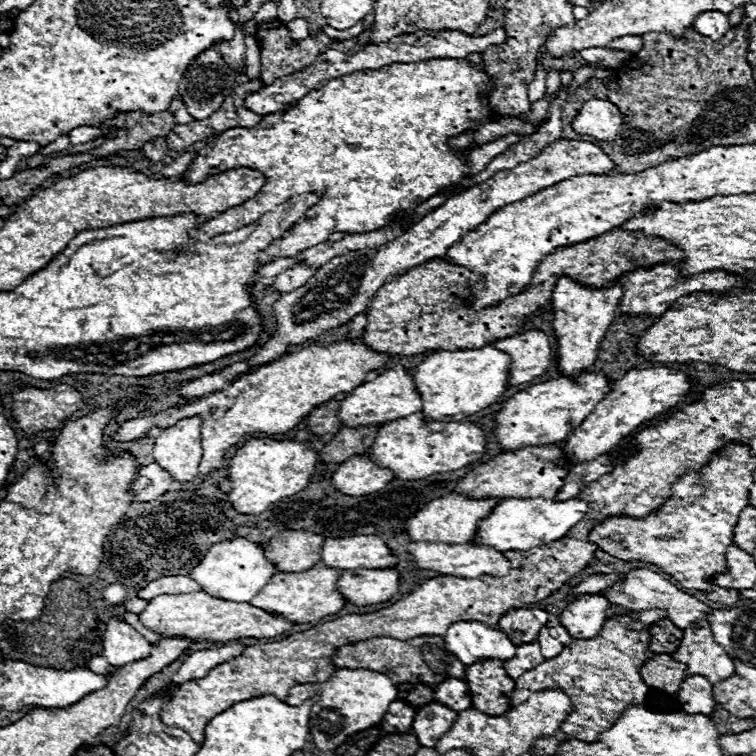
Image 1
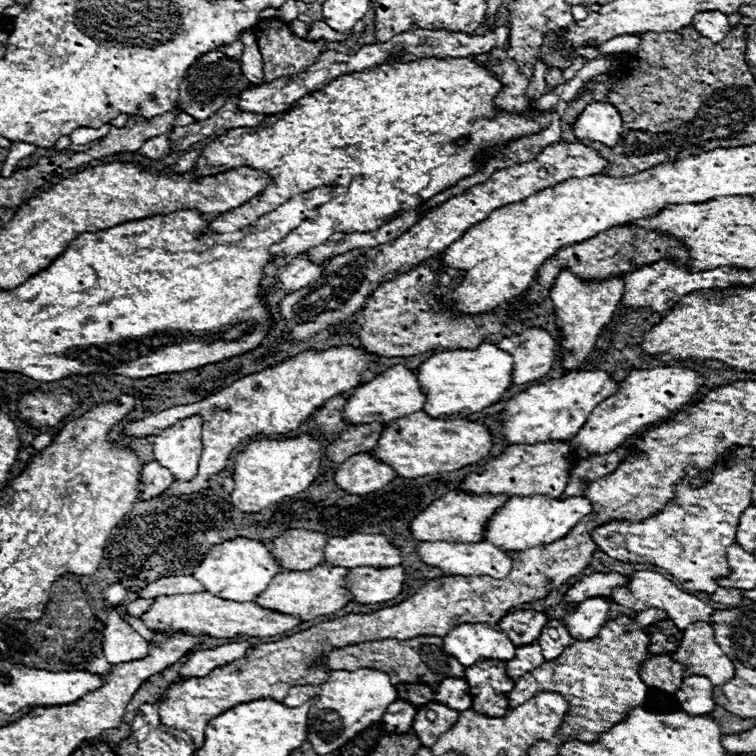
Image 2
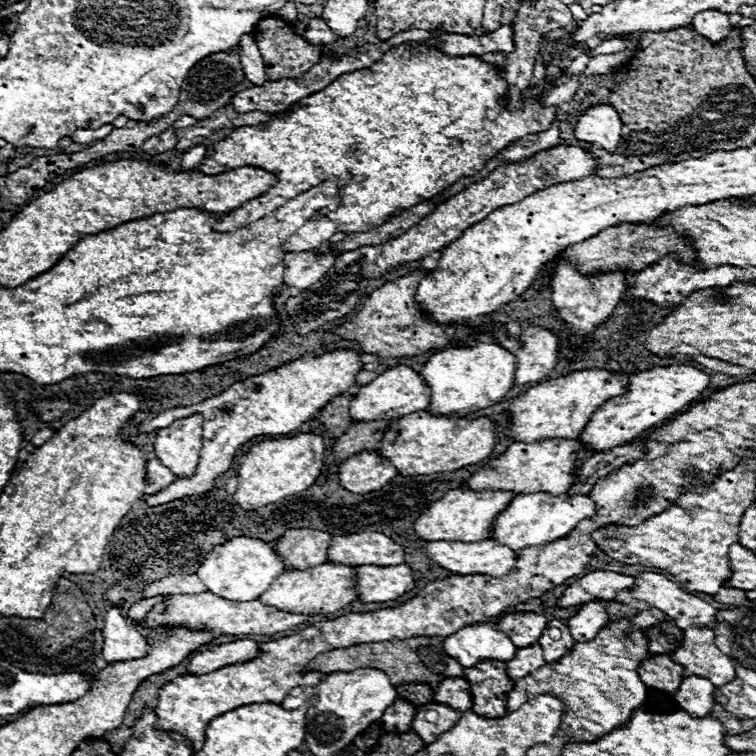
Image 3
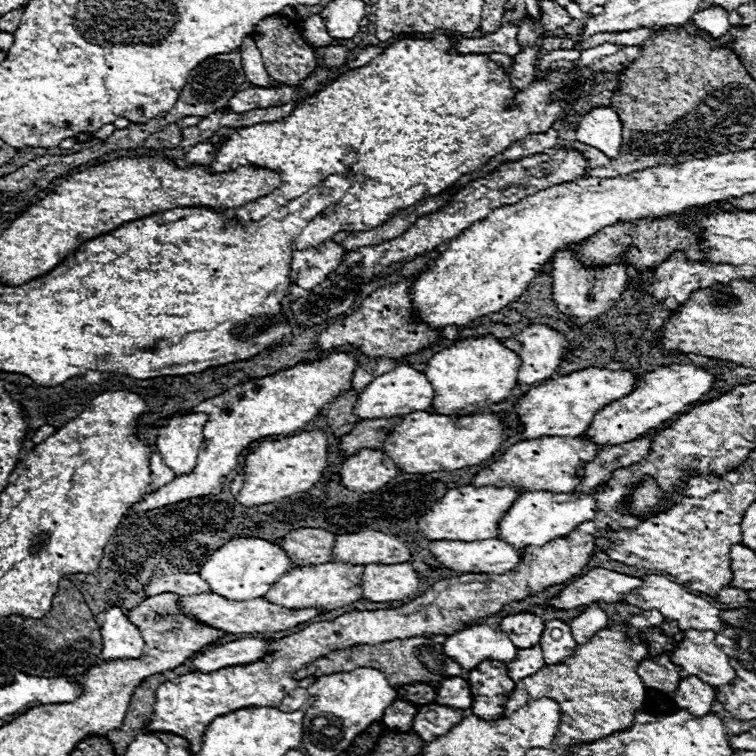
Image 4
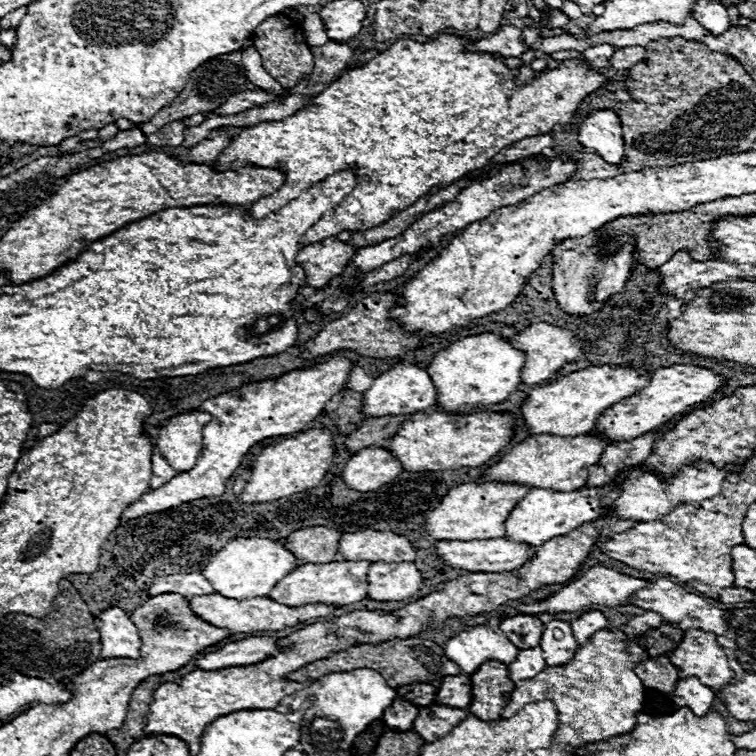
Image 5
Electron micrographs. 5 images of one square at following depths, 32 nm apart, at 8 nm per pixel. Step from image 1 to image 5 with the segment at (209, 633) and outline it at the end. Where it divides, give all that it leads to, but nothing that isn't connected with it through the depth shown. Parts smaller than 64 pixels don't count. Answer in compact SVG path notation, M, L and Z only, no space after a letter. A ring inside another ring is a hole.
M204 594L204 596L194 596L194 598L186 598L190 610L206 620L208 624L216 626L216 628L226 628L230 632L278 632L278 630L286 630L292 628L296 624L302 624L310 618L320 618L320 616L328 616L332 614L336 608L324 608L320 606L300 606L300 608L288 608L284 604L276 604L274 600L268 600L266 596L260 598L248 598L248 600L230 600L224 598L220 594Z

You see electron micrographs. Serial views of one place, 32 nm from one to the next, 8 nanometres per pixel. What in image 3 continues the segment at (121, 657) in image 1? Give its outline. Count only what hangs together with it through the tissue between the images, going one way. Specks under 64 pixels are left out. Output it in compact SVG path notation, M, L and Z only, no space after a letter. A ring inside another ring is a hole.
M110 608L104 618L104 660L106 662L124 662L124 660L138 660L146 656L148 642L140 632L134 630L130 622L120 614L118 608Z

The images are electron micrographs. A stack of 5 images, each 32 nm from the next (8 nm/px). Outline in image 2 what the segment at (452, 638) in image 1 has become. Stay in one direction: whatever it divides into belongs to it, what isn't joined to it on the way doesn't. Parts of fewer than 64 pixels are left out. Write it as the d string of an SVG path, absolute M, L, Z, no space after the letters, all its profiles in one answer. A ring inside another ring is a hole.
M480 622L454 626L444 636L444 648L448 654L456 656L456 660L460 660L460 664L464 664L466 668L486 658L512 660L516 652L516 646L504 632Z

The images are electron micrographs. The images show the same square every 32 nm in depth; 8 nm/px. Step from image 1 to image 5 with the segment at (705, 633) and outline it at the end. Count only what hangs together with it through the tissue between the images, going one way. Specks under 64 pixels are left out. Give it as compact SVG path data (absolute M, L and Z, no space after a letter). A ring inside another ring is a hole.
M690 628L684 632L682 642L670 654L672 664L680 668L680 676L696 676L702 684L718 690L734 678L734 670L728 666L728 658L716 644L712 632Z

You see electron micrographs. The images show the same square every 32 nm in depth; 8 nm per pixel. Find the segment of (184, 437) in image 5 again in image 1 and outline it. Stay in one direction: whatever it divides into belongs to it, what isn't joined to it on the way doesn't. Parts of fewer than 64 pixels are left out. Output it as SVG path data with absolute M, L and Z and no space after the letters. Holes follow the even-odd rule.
M198 416L184 418L170 428L164 428L154 440L154 460L168 470L176 482L192 482L198 476L202 458Z

